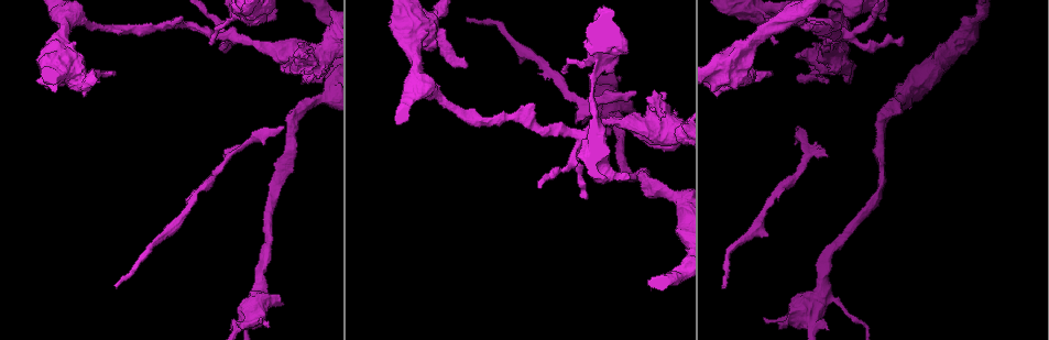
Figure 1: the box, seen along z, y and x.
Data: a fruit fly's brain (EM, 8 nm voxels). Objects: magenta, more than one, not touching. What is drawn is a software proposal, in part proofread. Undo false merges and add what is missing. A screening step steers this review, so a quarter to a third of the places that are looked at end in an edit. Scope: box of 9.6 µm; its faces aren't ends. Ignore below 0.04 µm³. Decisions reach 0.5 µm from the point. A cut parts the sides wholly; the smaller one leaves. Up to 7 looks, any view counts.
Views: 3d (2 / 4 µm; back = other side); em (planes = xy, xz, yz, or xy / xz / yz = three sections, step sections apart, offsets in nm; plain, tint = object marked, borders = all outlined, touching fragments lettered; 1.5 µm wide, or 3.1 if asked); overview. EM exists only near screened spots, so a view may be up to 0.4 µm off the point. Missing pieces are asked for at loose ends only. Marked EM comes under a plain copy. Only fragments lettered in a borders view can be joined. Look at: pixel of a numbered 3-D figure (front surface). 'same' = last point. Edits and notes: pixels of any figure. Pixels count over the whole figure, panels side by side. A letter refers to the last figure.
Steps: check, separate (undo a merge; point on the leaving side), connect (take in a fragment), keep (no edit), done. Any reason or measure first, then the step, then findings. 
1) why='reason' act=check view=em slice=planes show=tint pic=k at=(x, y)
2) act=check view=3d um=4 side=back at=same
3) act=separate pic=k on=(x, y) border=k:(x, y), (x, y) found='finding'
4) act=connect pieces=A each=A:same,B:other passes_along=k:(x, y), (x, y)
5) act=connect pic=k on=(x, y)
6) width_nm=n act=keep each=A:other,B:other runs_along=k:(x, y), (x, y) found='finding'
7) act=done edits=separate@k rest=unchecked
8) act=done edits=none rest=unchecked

why='an open end' act=check view=3d um=2 pic=1 at=(111, 73)

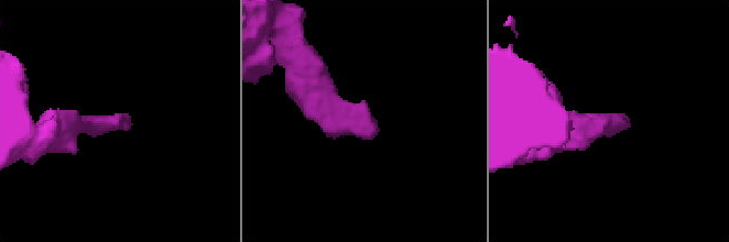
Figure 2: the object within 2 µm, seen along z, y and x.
act=check view=em slice=xz step=8 show=borders pic=2 at=(122, 120)

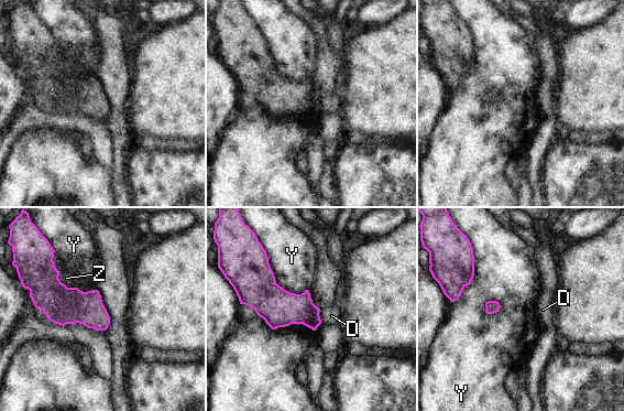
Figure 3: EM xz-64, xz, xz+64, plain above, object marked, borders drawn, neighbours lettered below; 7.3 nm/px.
why='another direction' act=check view=em slice=xy step=8 show=borders at=same

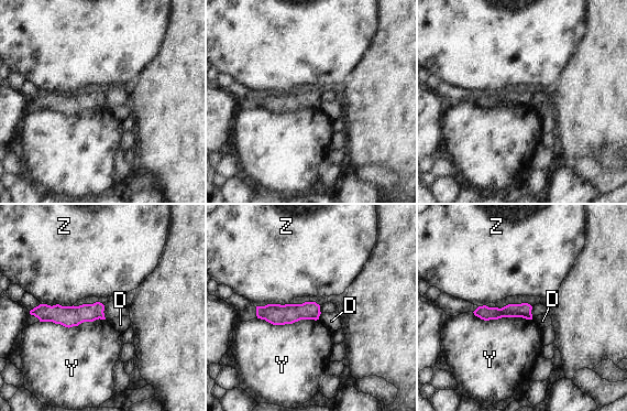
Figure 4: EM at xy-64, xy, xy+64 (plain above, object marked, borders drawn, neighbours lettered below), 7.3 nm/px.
act=keep each=D:other,Y:other,Z:other found='none of them fits'

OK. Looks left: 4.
why='branch stops here' act=check view=3d um=4 pic=1 at=(883, 17)

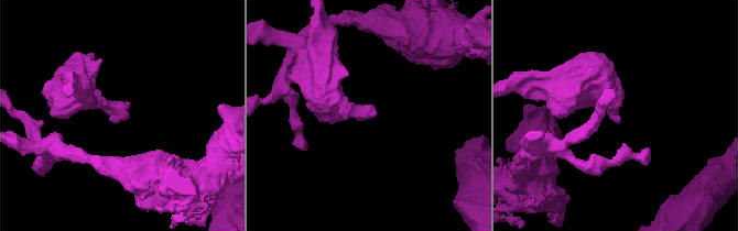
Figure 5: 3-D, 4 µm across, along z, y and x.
act=check view=em slice=xy step=4 show=tint pic=5 at=(372, 116)

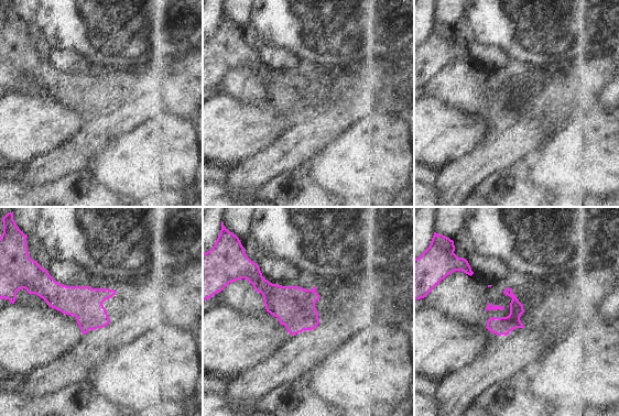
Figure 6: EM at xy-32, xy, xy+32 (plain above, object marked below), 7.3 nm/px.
why='another direction' act=check view=em slice=planes show=borders at=same

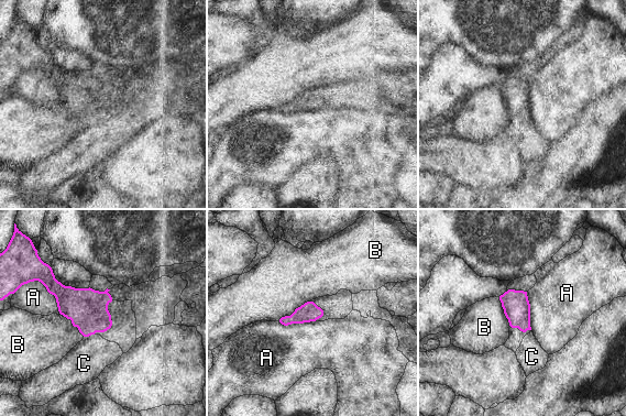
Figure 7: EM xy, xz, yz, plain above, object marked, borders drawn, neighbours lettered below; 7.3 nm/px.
act=connect pieces=C each=A:other,B:other,C:same passes_along=7:(87, 308), (89, 335), (84, 363) found='it goes on there'

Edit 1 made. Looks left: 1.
act=done edits=connect@7 rest=unchecked

